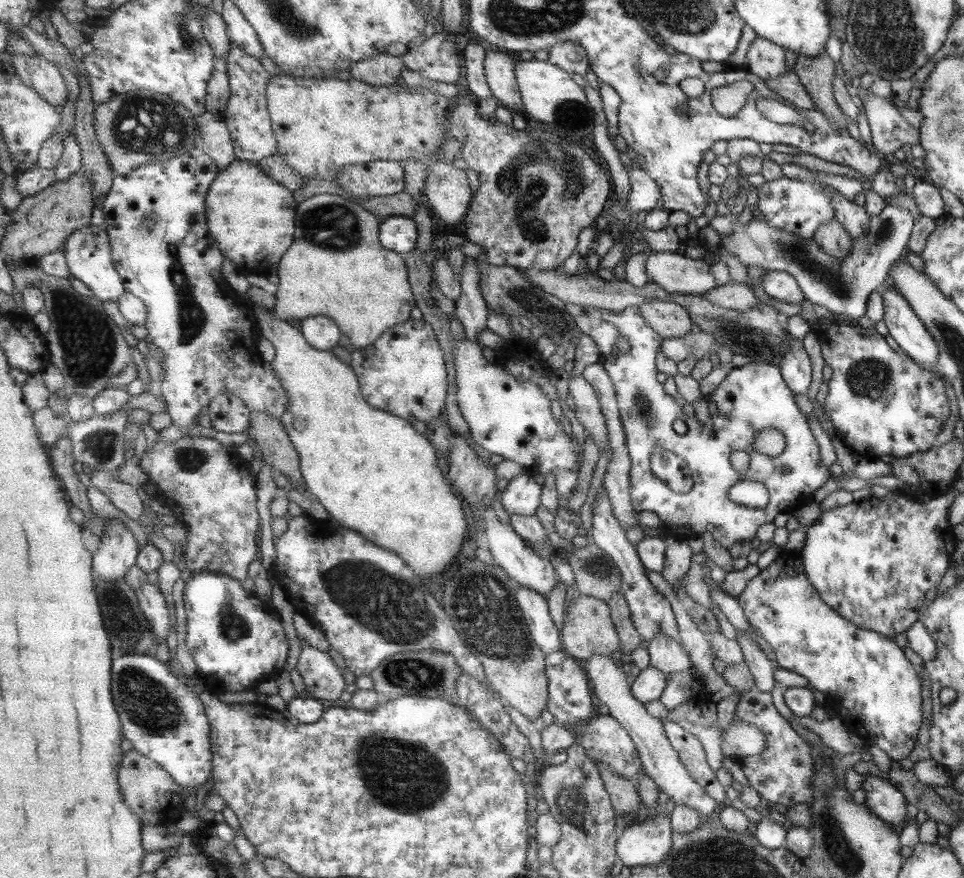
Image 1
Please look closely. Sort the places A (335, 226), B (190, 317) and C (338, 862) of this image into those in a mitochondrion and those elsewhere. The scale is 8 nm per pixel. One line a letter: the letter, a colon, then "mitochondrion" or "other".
A: mitochondrion
B: mitochondrion
C: other

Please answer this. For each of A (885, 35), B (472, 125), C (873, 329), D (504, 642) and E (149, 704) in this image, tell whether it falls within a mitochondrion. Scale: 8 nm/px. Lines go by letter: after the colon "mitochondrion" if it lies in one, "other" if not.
A: mitochondrion
B: other
C: other
D: mitochondrion
E: mitochondrion

